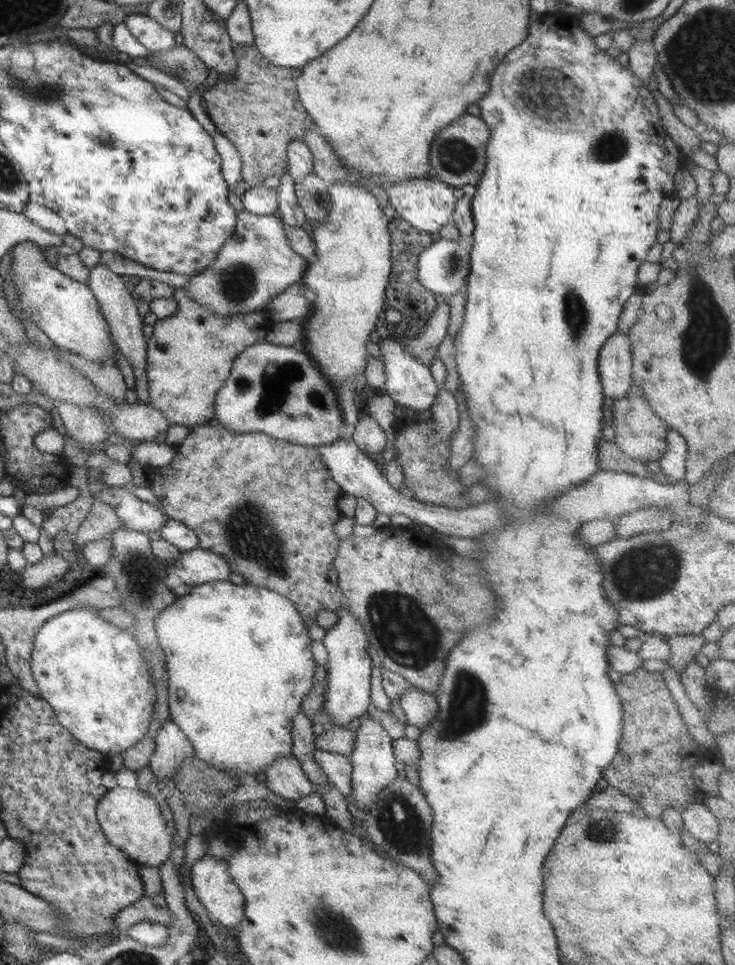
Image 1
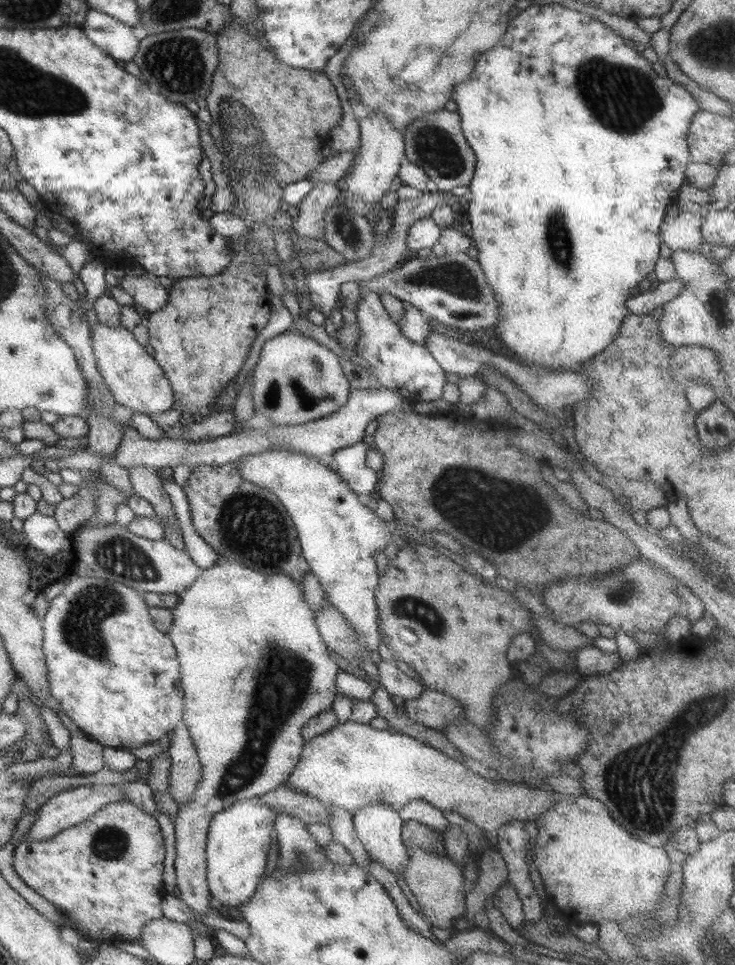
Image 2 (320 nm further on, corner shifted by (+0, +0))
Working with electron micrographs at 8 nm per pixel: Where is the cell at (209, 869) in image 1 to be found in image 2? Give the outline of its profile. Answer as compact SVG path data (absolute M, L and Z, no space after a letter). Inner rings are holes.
M243 799L229 808L217 811L207 826L205 860L206 883L211 898L222 909L232 911L234 906L247 902L253 896L261 874L265 871L267 850L274 832L274 820L279 812L259 800Z

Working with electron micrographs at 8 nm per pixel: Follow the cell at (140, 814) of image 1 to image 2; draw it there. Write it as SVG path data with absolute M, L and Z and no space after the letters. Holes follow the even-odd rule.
M127 800L109 803L103 809L98 810L93 816L86 818L77 826L71 826L65 830L61 830L57 834L45 838L45 840L35 841L22 841L14 846L13 853L13 872L19 876L19 880L24 882L31 890L34 890L41 898L45 898L49 904L52 904L59 914L62 914L68 922L75 926L76 930L82 938L88 939L92 945L101 942L118 941L125 942L138 942L142 935L142 928L152 920L162 917L161 913L161 899L167 895L163 888L163 881L161 881L161 874L163 874L163 856L165 856L165 849L163 849L163 839L161 839L161 832L157 821L147 815L143 811L136 808L133 803Z

